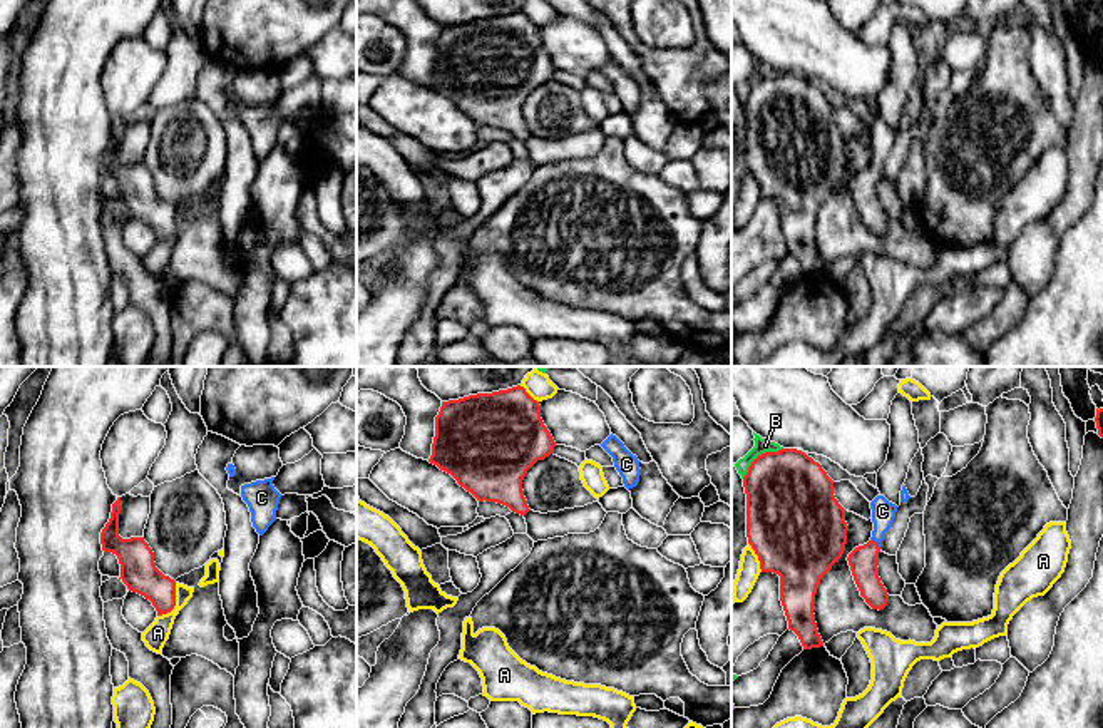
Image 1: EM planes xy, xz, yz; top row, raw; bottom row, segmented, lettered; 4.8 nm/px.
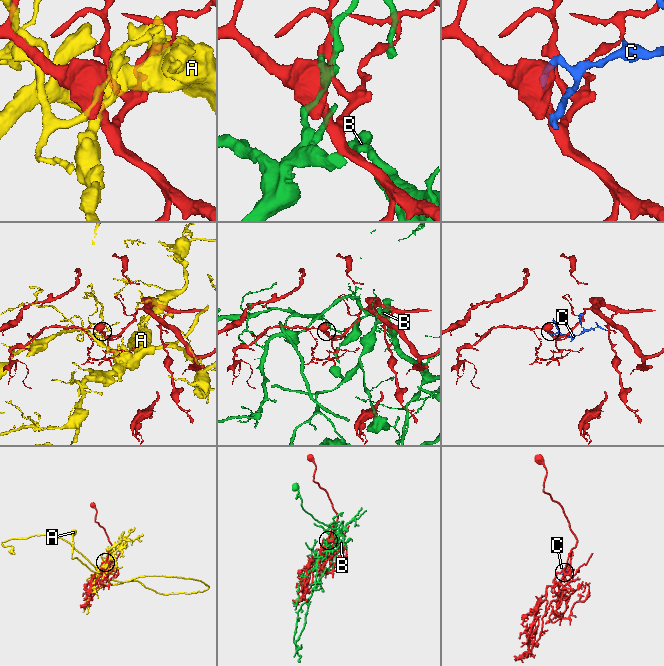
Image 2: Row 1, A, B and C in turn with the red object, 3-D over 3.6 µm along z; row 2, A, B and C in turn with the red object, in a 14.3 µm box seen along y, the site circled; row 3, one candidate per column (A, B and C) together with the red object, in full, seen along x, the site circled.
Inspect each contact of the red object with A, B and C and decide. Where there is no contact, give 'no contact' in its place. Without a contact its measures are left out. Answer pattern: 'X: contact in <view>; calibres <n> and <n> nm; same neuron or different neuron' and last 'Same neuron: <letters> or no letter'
A: contact in xy; calibres 180 and 110 nm; different neuron
B: contact in yz; calibres 420 and 70 nm; different neuron
C: contact in yz; calibres 140 and 110 nm; different neuron
Same neuron: no letter

